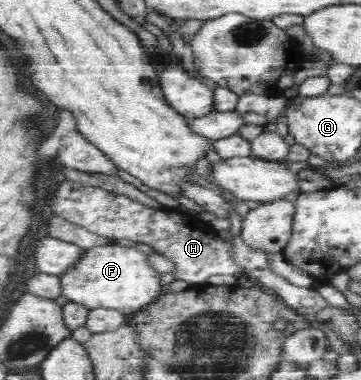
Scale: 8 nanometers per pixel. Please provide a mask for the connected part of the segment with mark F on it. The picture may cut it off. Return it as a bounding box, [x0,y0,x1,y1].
[63,244,167,314]

